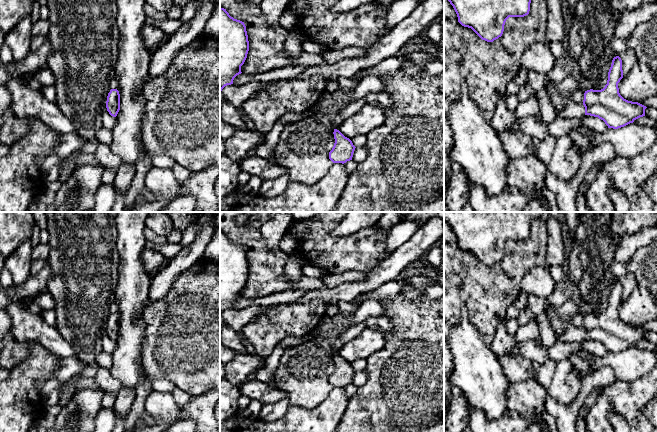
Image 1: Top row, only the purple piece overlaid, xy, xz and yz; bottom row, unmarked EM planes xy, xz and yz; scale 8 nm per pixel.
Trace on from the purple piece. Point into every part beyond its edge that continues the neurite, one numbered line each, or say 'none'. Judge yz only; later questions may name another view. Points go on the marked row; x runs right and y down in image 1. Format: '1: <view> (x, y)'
1: yz (572, 109)

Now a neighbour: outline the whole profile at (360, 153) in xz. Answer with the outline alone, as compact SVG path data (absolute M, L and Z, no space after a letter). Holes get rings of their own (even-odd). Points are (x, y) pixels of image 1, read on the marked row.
M366 146L355 148L352 160L357 164L362 163L367 156Z

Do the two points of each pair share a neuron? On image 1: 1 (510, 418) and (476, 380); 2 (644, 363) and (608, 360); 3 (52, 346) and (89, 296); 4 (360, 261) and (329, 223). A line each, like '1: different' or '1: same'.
1: different
2: same
3: different
4: same

